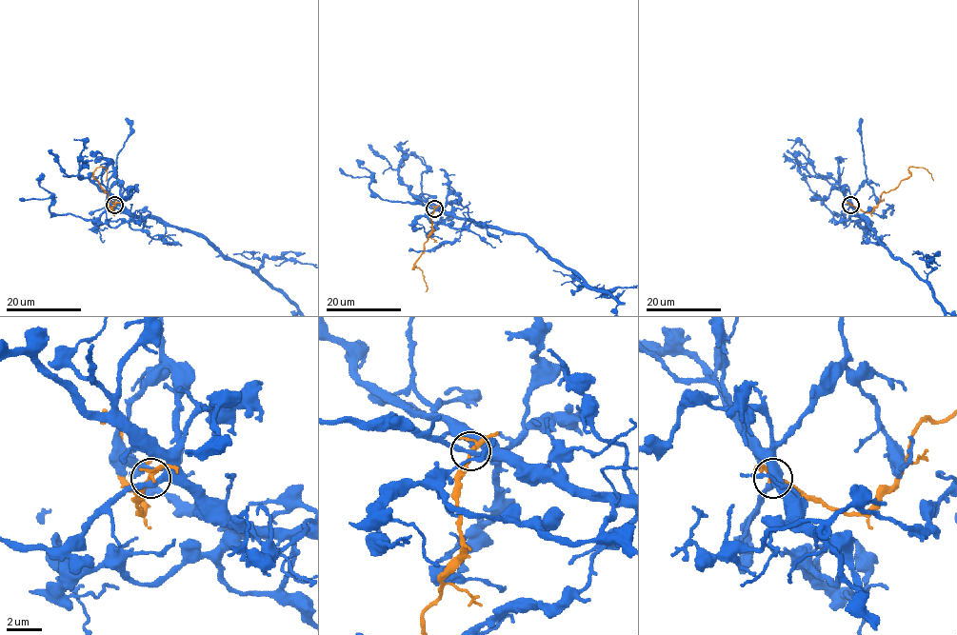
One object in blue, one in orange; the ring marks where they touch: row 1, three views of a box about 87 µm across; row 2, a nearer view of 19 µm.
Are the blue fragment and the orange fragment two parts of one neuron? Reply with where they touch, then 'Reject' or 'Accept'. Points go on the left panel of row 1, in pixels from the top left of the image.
Place: (114, 205). Reject

